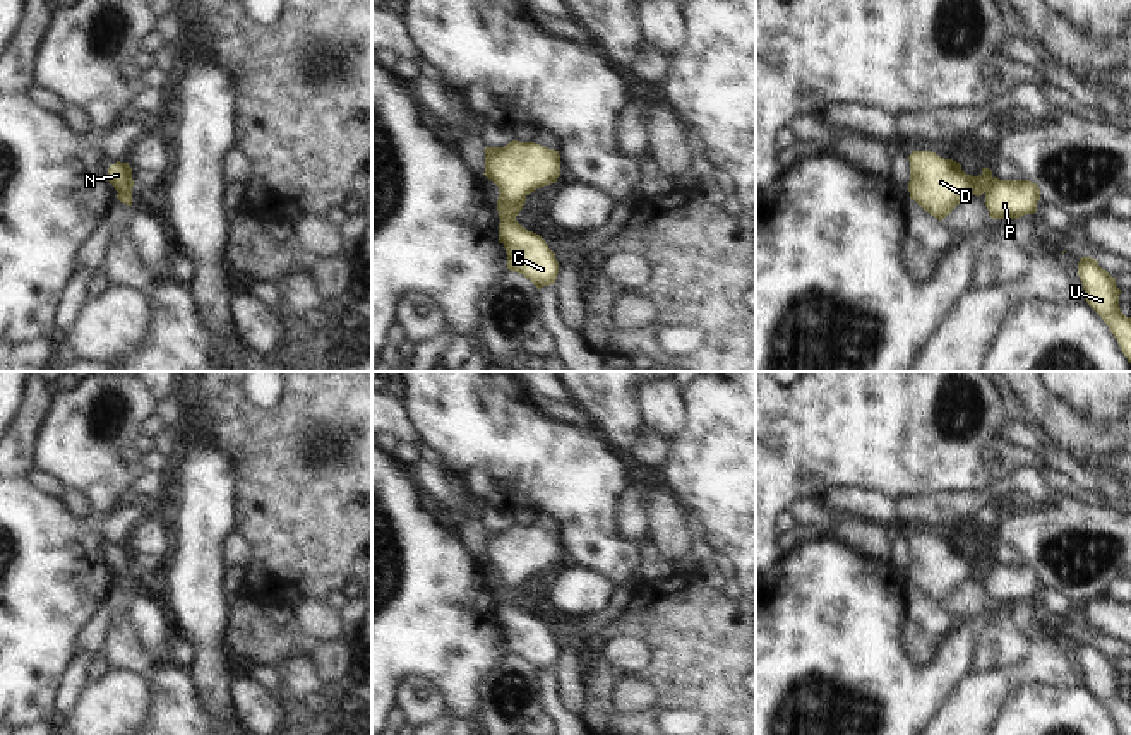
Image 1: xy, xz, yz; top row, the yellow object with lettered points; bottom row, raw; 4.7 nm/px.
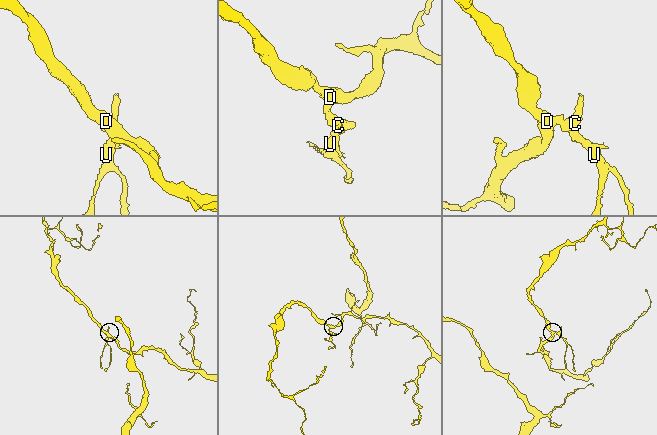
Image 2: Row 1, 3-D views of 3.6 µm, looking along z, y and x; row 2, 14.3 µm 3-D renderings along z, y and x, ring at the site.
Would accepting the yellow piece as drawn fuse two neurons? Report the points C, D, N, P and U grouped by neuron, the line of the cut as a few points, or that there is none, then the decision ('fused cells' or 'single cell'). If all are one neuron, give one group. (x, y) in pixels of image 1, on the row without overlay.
C P U / D N | xz (514, 602), (501, 605) | fused cells

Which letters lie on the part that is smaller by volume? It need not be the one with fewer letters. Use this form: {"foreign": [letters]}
{"foreign": ["C", "P", "U"]}

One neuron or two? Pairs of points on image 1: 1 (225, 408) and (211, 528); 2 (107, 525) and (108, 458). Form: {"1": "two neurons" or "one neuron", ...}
{"1": "two neurons", "2": "two neurons"}

